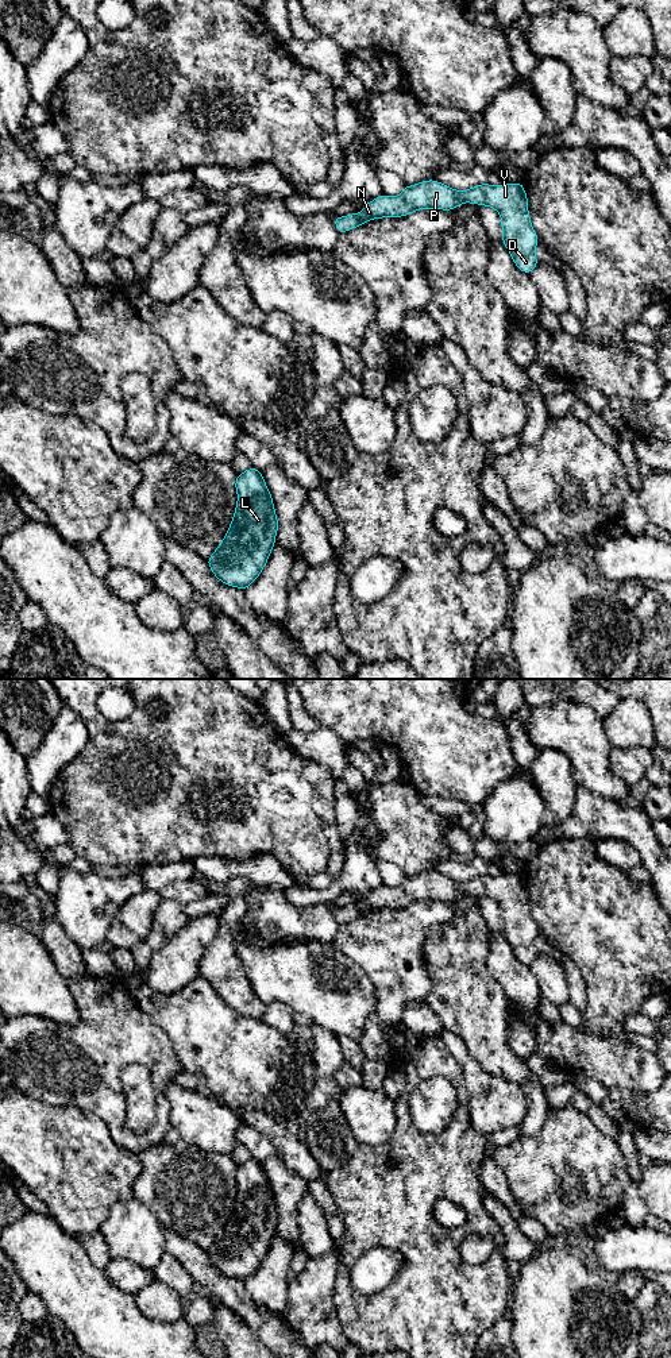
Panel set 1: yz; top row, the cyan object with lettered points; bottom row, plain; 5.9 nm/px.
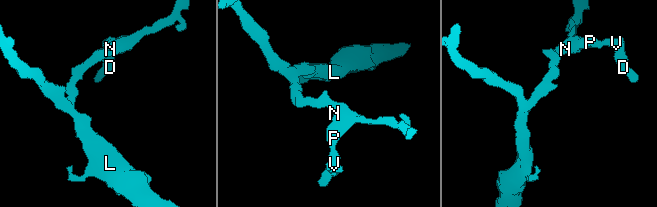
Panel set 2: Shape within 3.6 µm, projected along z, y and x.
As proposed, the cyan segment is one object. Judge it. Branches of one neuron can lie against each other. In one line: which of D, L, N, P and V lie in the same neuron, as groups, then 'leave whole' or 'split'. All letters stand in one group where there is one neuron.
groups D L N P V; leave whole

